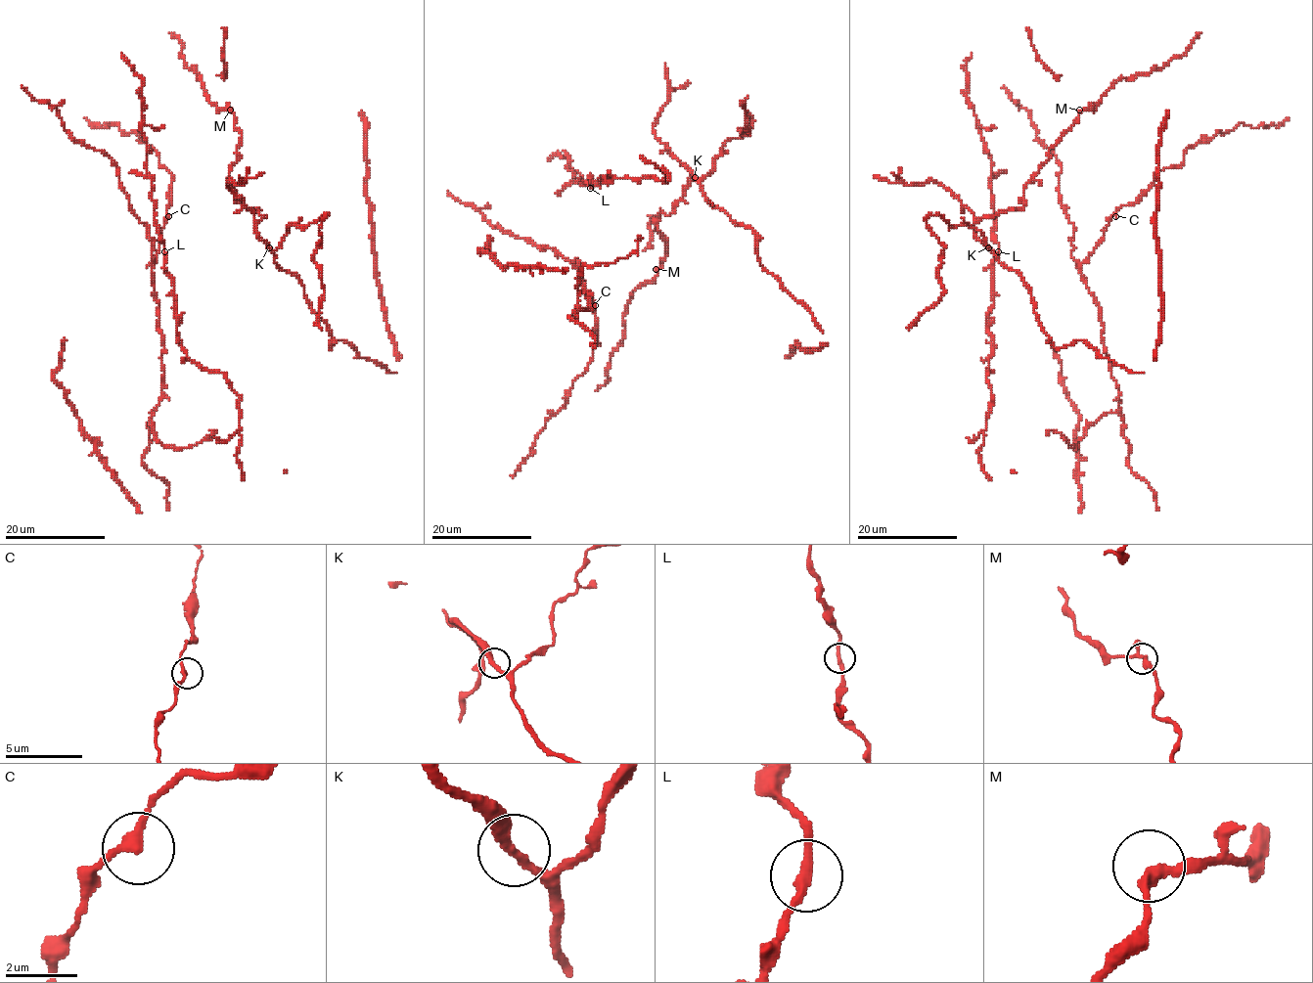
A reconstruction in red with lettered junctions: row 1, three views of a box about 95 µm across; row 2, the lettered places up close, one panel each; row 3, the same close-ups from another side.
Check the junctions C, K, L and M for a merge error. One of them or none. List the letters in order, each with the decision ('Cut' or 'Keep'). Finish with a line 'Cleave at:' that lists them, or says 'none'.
C: Keep
K: Keep
L: Keep
M: Keep
Cleave at: none

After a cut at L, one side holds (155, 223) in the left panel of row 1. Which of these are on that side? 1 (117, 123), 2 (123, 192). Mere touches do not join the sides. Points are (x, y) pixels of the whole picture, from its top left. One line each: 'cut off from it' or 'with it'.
1: cut off from it
2: cut off from it

